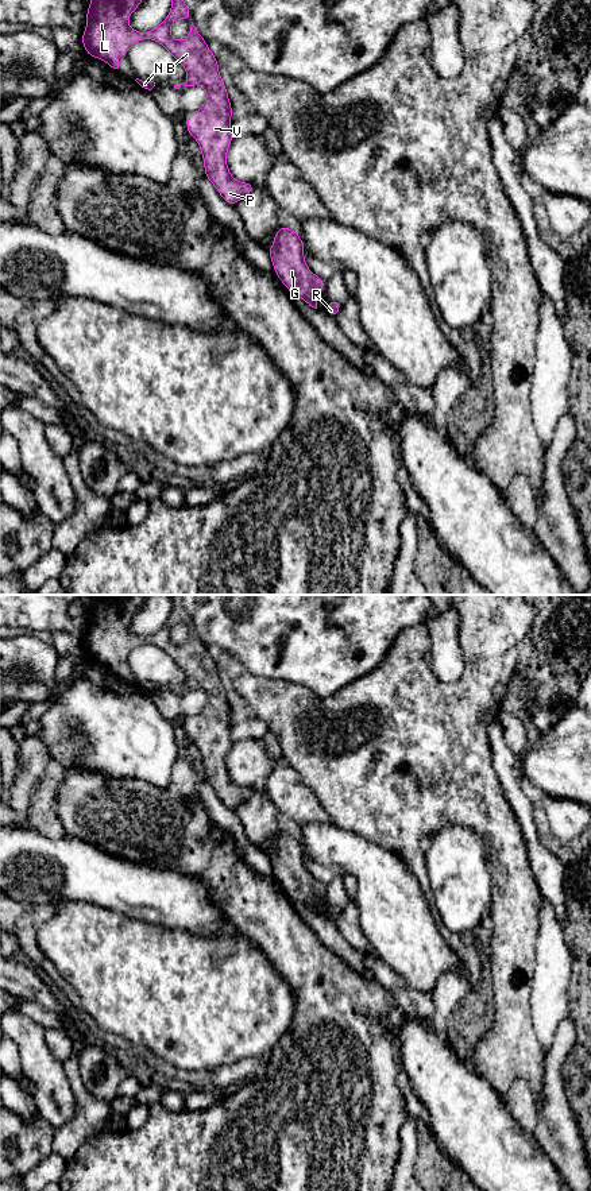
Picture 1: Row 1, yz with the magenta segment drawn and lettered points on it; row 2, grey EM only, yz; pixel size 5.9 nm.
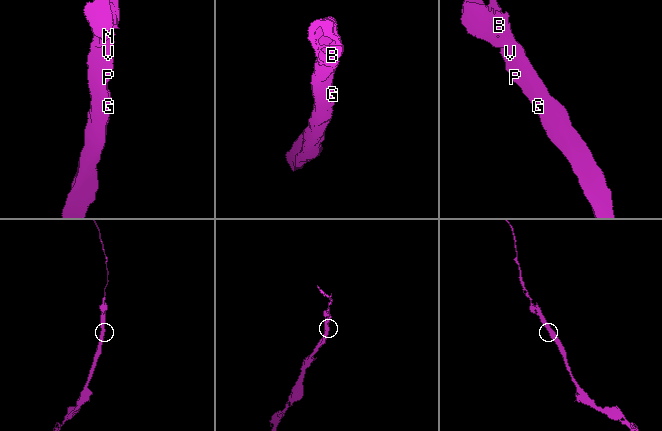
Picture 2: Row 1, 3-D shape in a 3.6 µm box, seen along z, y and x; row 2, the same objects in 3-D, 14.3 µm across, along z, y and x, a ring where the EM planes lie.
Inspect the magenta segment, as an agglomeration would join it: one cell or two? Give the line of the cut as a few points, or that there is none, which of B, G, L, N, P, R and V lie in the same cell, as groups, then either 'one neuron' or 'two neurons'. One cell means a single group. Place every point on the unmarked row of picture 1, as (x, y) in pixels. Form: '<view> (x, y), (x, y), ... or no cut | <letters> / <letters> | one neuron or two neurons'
no cut | B G L N P R V | one neuron

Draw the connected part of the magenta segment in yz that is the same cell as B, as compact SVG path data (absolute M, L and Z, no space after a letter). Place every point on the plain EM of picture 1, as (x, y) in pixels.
M93 595L92 604L86 616L86 633L82 649L88 660L103 664L116 677L123 673L117 666L120 658L127 658L139 645L151 643L162 649L186 674L188 685L184 691L201 689L206 695L204 709L189 719L186 734L193 740L202 757L205 781L215 789L223 804L233 809L246 803L254 793L254 788L236 785L227 770L227 754L233 740L231 739L232 709L228 703L225 688L219 676L216 660L206 650L205 643L192 629L185 645L177 645L171 641L171 629L178 623L192 624L190 614L182 603L181 595L169 595L171 598L171 614L167 622L152 635L139 637L130 631L128 620L139 611L146 602L144 595Z

